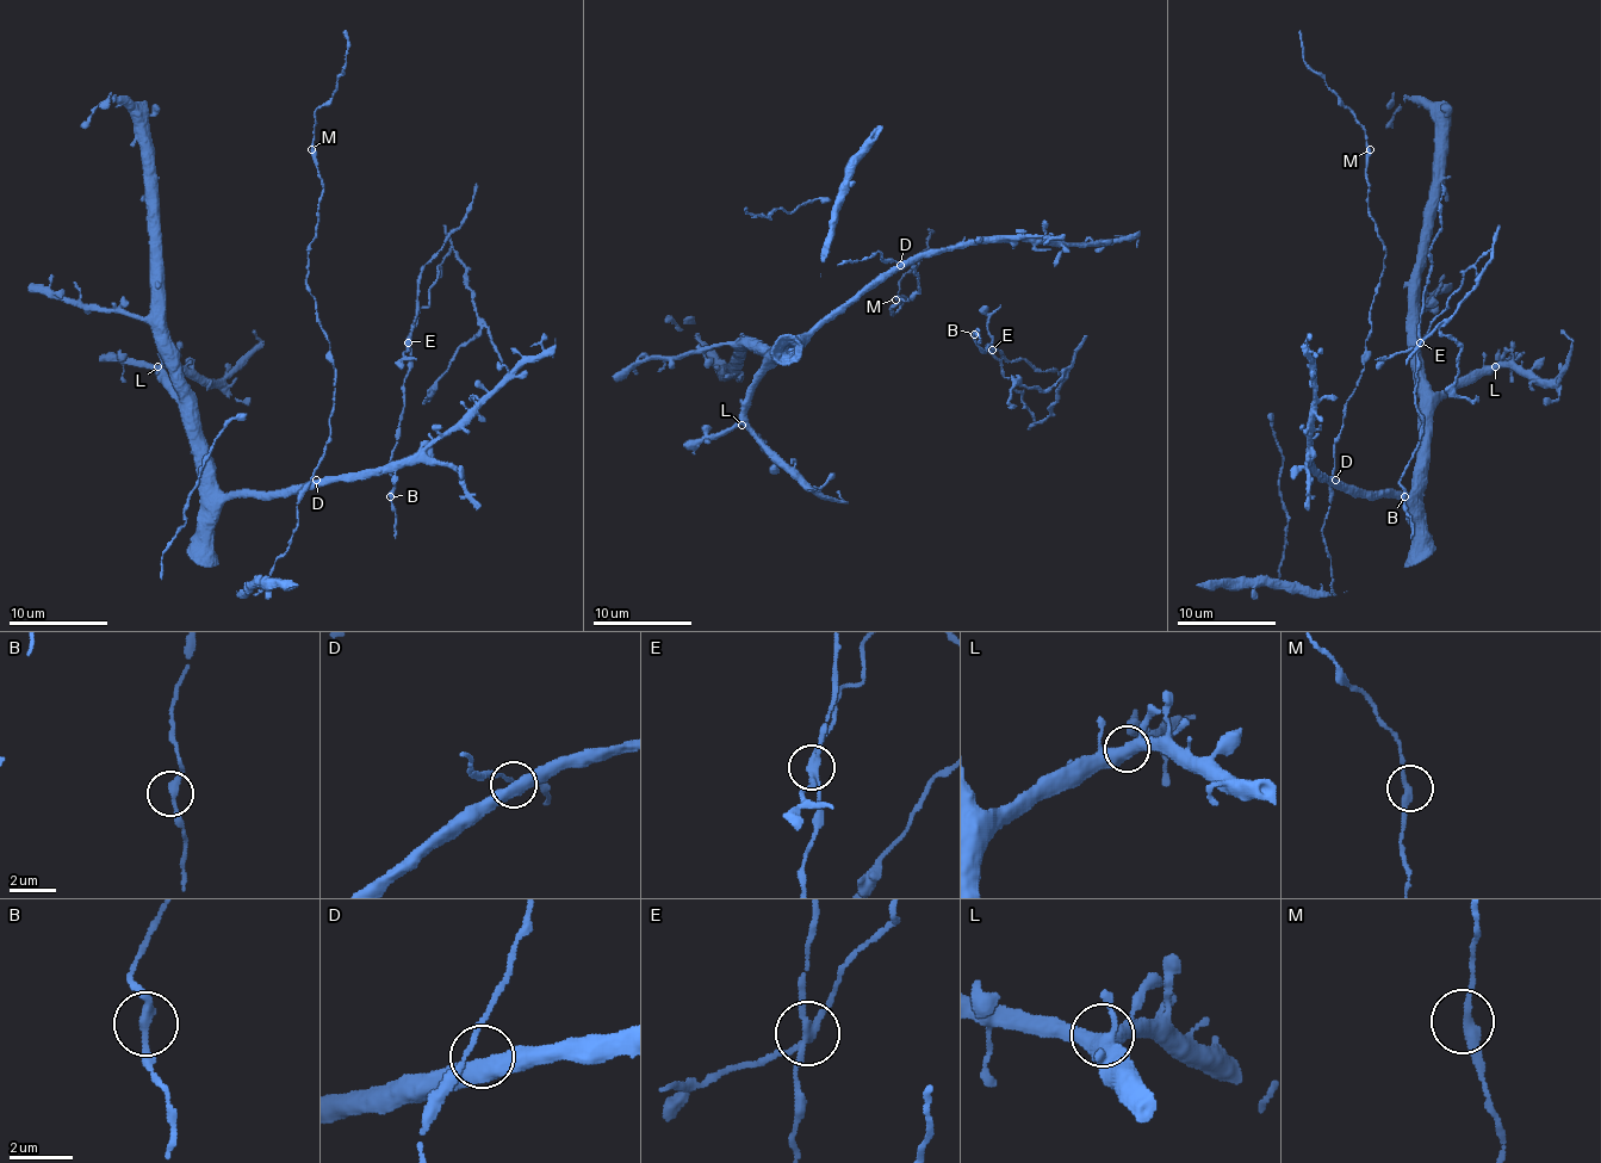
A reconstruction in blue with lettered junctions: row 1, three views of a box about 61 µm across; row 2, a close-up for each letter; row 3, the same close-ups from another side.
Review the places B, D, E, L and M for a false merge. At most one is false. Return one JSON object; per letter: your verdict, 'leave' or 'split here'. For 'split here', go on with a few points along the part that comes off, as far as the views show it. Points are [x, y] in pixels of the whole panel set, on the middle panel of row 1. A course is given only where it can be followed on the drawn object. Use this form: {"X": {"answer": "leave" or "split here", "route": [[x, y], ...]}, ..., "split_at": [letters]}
{"B": {"answer": "leave"}, "D": {"answer": "leave"}, "E": {"answer": "split here", "route": [[991, 351], [1037, 422], [1057, 400], [1065, 367], [1044, 390], [1018, 383], [1011, 390], [1016, 407]]}, "L": {"answer": "leave"}, "M": {"answer": "leave"}, "split_at": ["E"]}

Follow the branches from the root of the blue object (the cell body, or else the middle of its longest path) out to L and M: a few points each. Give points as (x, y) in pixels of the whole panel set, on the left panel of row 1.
L: (305, 489), (224, 494), (217, 487), (200, 422), (163, 383), (157, 366)
M: (305, 489), (316, 480), (314, 470), (330, 435), (335, 388), (330, 341), (305, 283), (323, 189), (311, 149)

